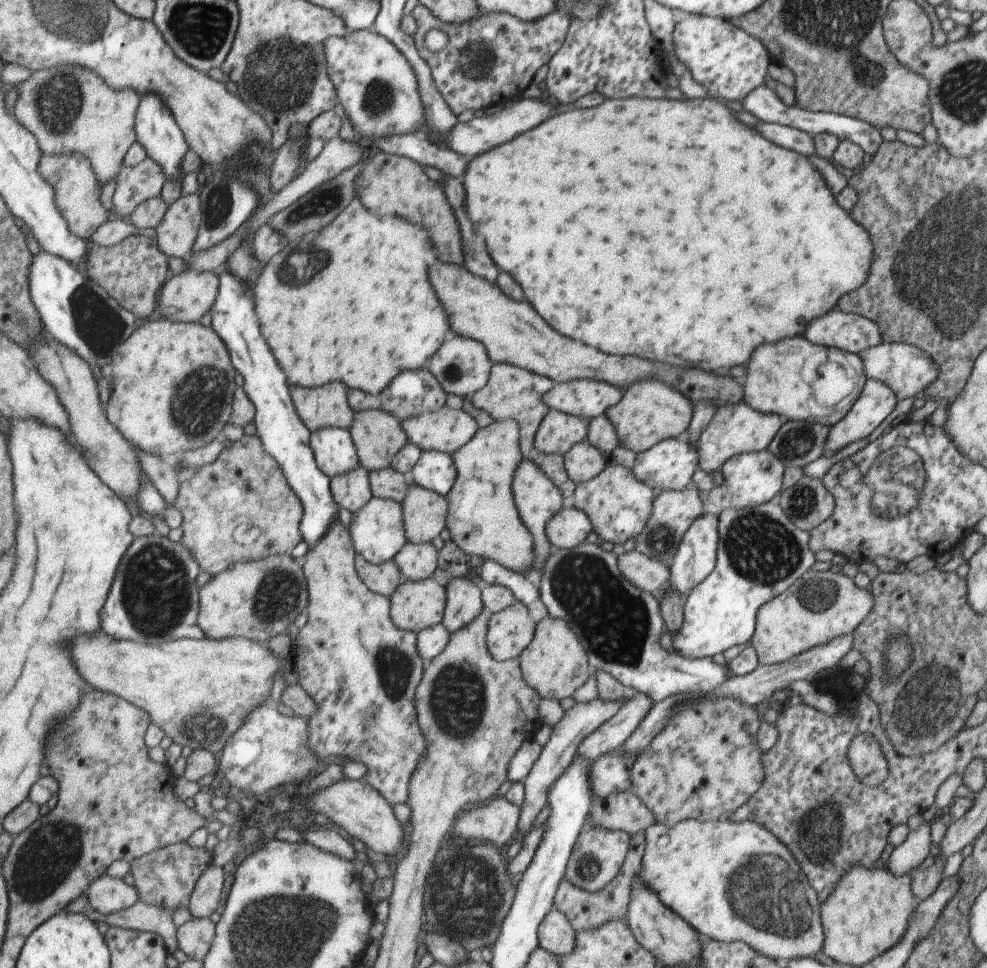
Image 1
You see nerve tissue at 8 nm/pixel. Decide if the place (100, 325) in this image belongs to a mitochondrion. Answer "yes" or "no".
yes

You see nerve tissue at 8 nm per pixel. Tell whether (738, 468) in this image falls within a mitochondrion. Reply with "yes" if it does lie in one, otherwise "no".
no

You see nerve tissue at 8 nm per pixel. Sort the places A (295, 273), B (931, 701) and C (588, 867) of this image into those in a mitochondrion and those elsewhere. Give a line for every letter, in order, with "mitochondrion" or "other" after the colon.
A: mitochondrion
B: mitochondrion
C: mitochondrion

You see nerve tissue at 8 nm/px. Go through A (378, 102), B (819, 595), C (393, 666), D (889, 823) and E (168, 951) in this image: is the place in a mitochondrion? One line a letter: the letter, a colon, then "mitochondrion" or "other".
A: mitochondrion
B: mitochondrion
C: mitochondrion
D: other
E: other

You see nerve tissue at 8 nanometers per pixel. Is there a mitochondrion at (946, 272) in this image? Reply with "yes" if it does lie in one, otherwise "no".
yes

